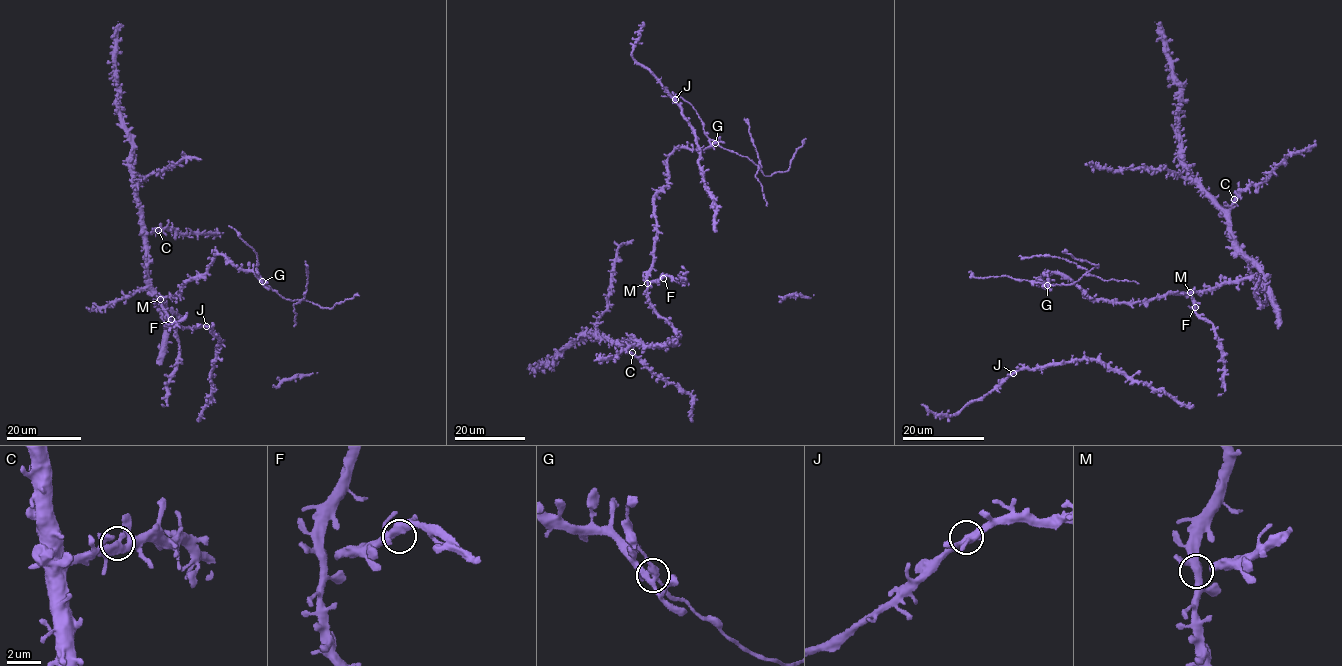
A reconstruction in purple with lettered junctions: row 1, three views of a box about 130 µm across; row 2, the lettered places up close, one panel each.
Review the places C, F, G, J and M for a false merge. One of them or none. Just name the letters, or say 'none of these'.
G

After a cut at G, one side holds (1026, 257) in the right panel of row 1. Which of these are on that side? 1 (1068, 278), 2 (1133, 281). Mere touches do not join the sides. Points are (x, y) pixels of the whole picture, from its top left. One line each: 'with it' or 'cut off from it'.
1: cut off from it
2: with it

